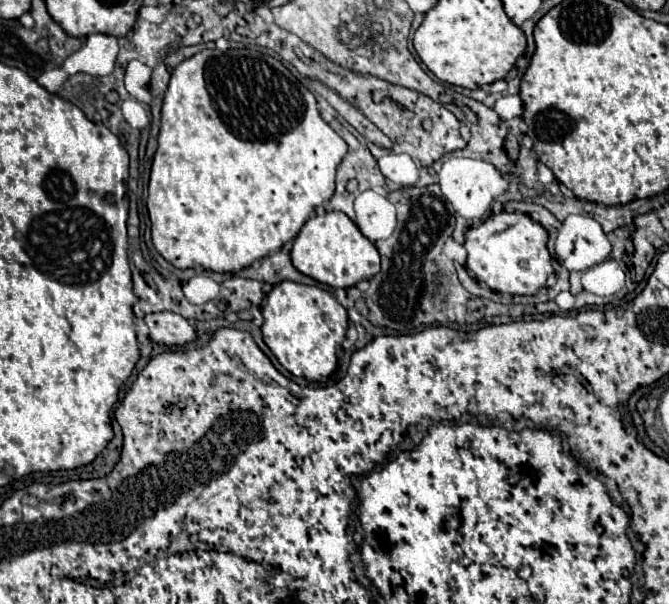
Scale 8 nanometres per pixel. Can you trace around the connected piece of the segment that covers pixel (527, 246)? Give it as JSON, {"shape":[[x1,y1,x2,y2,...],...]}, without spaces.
{"shape":[[503,211,499,215,489,215,481,225,467,231,465,249,467,269,477,281,489,285,497,293,535,295,553,273,551,255,547,251,547,231,525,213]]}

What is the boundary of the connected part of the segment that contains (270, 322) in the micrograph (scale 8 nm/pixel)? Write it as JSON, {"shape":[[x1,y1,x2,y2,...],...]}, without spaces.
{"shape":[[281,281,277,283,271,293,267,293,263,301,263,341,271,349,271,353,277,357,277,361,295,377,305,377,307,381,323,381,327,379,337,365,337,347,345,339,345,331,349,325,349,317,345,307,325,289,315,285,301,285,295,281]]}

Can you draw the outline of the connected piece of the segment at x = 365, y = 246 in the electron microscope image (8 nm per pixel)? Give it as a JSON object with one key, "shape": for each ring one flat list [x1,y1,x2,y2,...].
{"shape":[[331,211,323,217,311,217,293,241,291,259,301,273,331,287,353,287,359,281,371,279,379,273,377,247,345,213,339,211]]}

